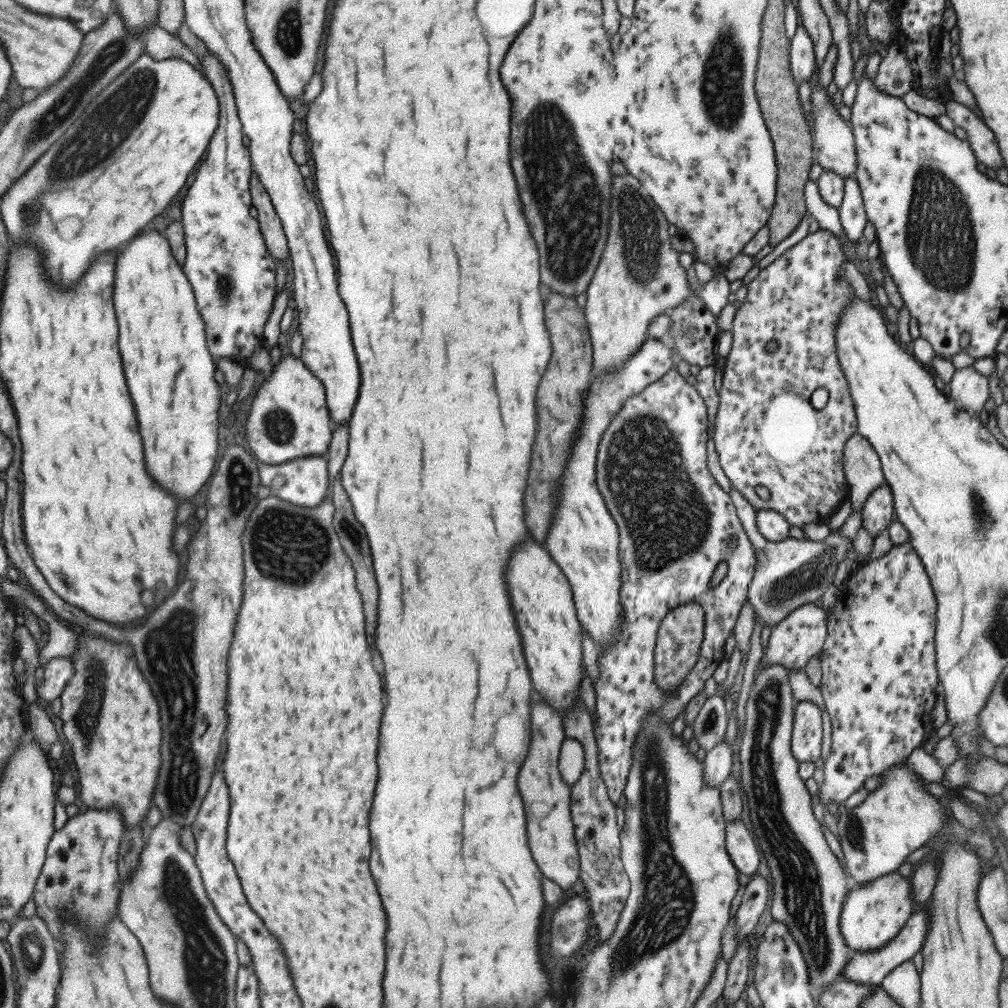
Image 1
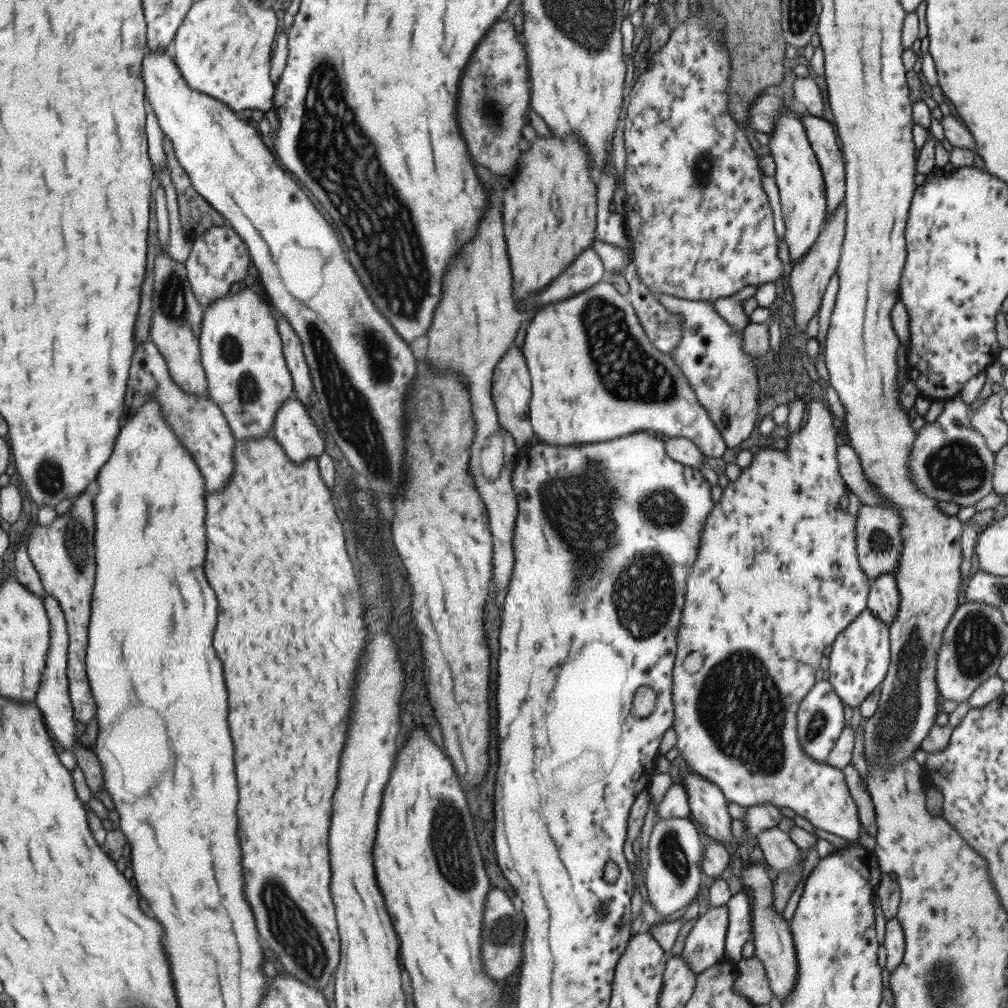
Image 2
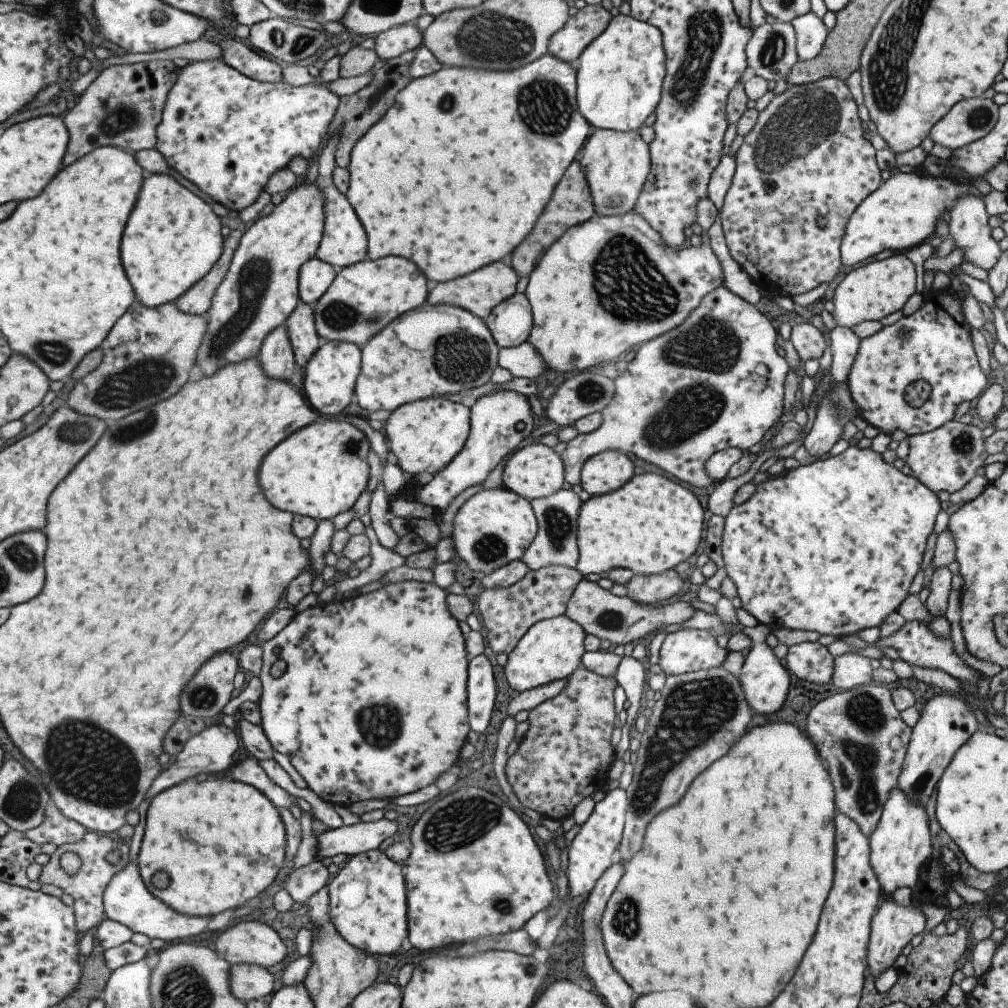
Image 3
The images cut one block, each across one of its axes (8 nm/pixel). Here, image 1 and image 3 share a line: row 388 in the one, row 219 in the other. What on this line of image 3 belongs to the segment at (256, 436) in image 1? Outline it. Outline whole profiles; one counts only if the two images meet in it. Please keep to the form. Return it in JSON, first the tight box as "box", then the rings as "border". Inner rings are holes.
{"box":[195,181,324,376],"border":[[[299,181],[269,214],[261,216],[243,232],[233,251],[227,272],[211,297],[205,313],[206,331],[197,349],[195,364],[205,376],[229,363],[238,363],[258,354],[263,338],[292,313],[299,304],[299,267],[316,256],[324,223],[324,196],[314,183]]]}

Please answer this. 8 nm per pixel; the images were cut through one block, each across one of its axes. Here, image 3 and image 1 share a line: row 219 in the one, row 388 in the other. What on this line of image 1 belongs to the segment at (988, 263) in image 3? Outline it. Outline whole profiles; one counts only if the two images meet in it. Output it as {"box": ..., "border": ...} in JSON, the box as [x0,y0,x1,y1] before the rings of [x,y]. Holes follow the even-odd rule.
{"box":[949,365,988,417],"border":[[[971,365],[955,369],[949,381],[949,397],[957,409],[967,409],[978,417],[984,416],[984,404],[988,398],[987,378],[975,371]]]}

